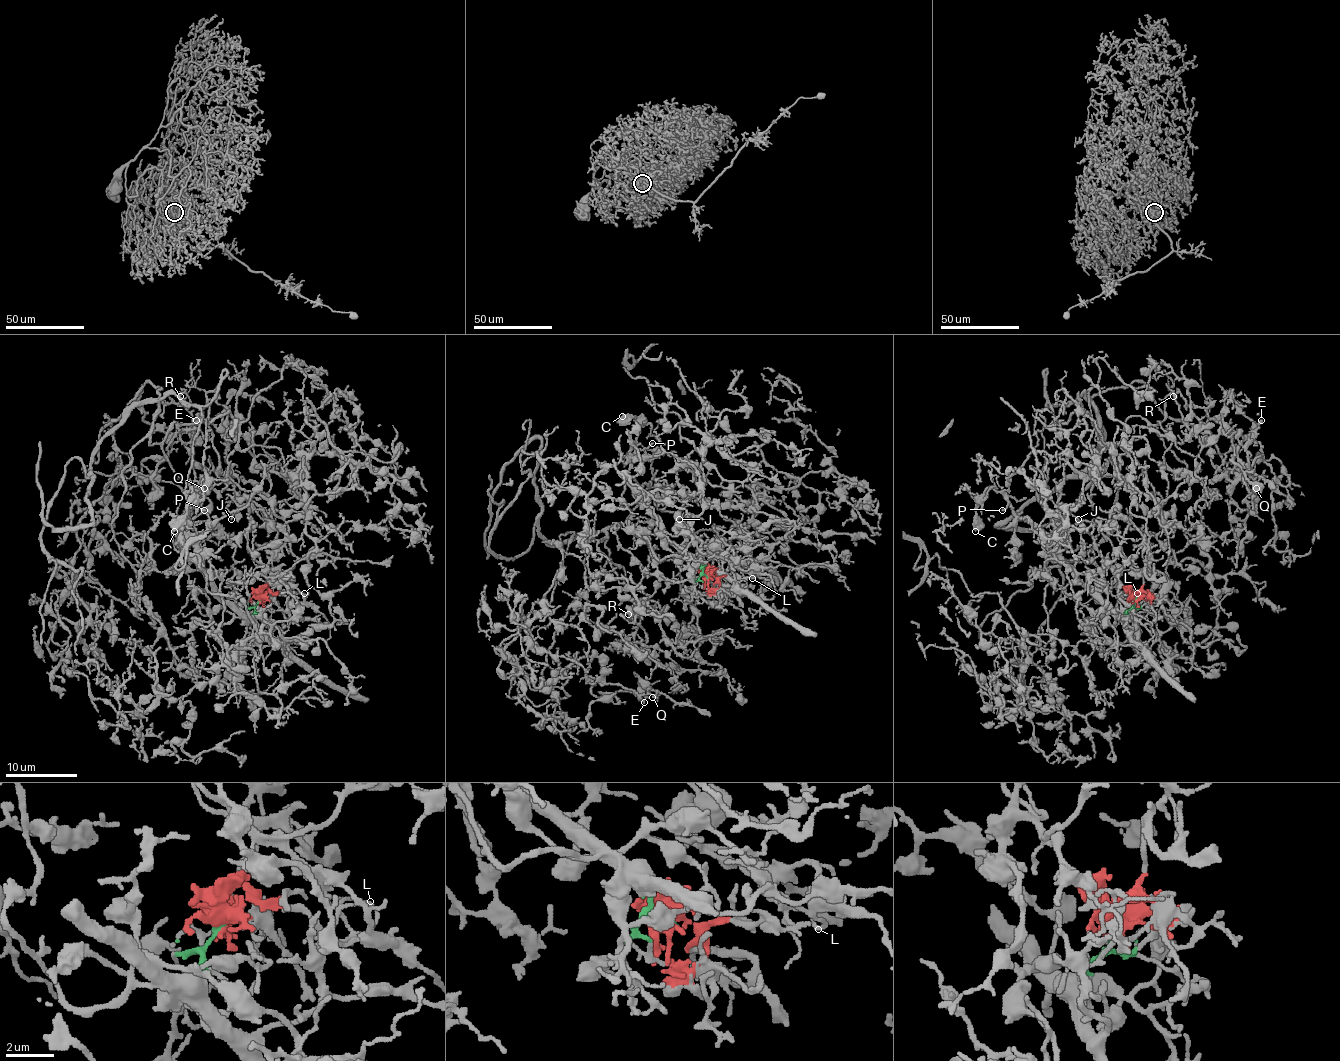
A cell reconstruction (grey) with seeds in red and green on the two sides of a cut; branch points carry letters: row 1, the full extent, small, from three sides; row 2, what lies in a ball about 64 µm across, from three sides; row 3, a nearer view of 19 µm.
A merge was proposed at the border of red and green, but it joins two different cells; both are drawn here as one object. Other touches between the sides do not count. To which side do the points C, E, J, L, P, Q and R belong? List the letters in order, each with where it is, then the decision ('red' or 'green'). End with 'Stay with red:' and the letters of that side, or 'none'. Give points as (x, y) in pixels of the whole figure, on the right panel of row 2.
C: (975, 531) | green
E: (1261, 420) | red
J: (1078, 519) | green
L: (1137, 593) | green
P: (1002, 510) | green
Q: (1256, 488) | red
R: (1173, 396) | red
Stay with red: E, Q, R

